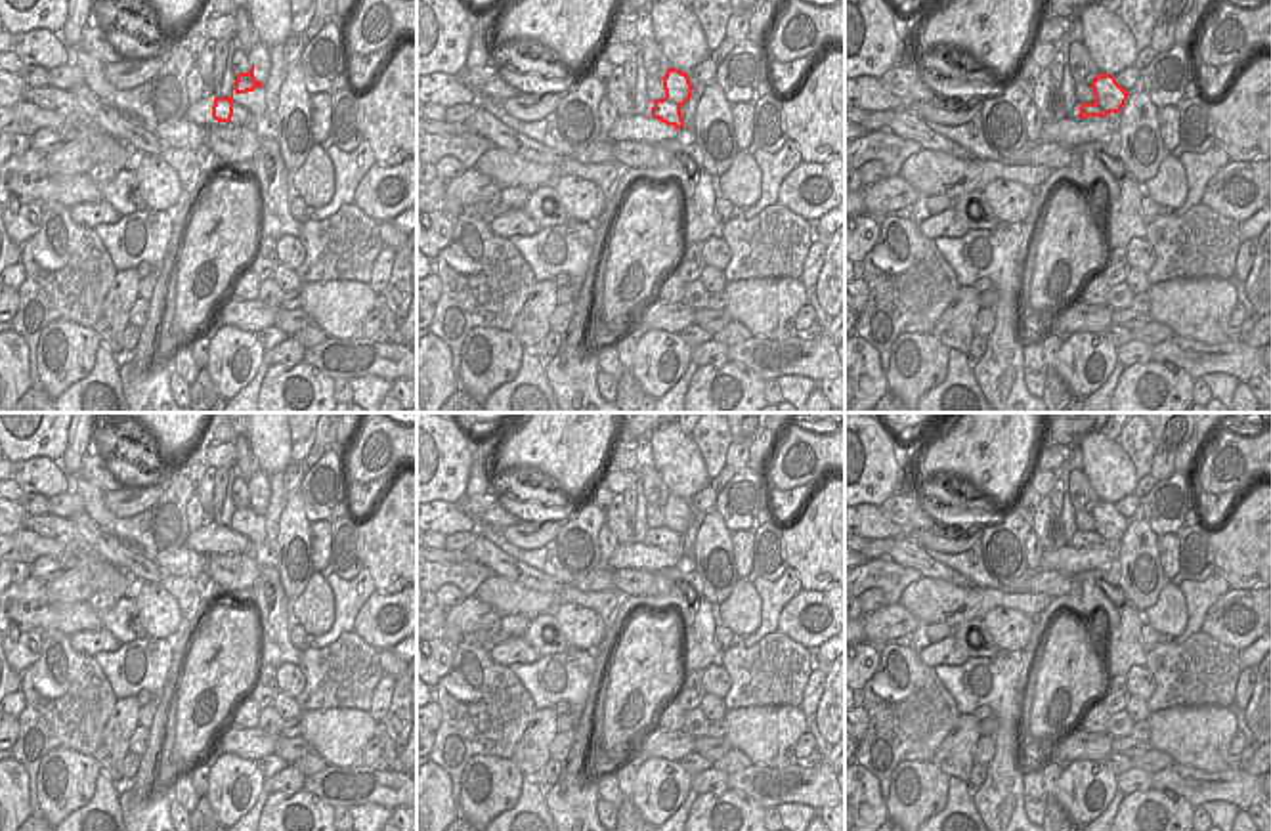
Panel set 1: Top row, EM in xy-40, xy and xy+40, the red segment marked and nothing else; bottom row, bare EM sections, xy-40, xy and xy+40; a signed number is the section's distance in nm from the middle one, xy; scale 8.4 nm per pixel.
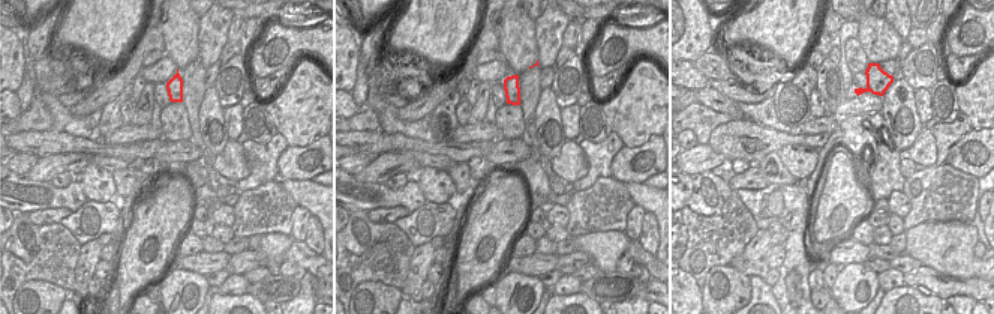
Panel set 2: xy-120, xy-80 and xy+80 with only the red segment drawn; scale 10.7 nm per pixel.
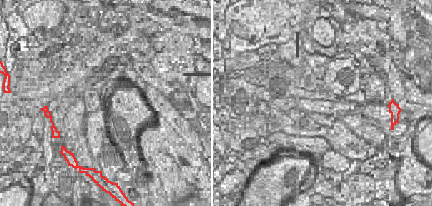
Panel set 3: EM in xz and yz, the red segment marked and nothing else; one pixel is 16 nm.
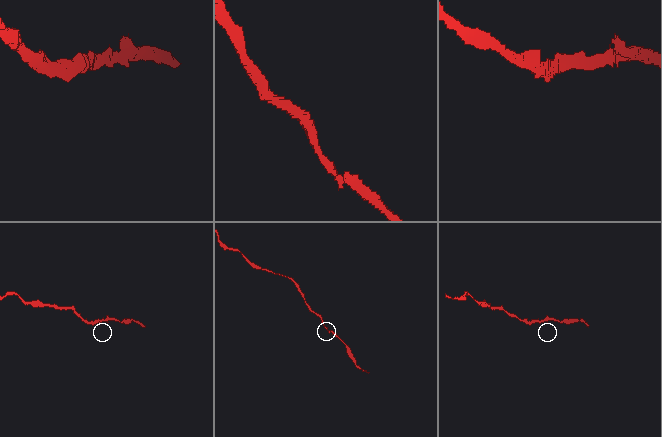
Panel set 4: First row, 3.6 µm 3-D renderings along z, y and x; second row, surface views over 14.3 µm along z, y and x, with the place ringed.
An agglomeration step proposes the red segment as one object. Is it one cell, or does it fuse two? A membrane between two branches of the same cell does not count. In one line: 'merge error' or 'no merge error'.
no merge error

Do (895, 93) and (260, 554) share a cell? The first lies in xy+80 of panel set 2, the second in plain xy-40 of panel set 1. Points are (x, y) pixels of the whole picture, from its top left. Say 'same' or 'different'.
same

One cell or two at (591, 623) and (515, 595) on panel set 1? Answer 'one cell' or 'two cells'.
two cells

